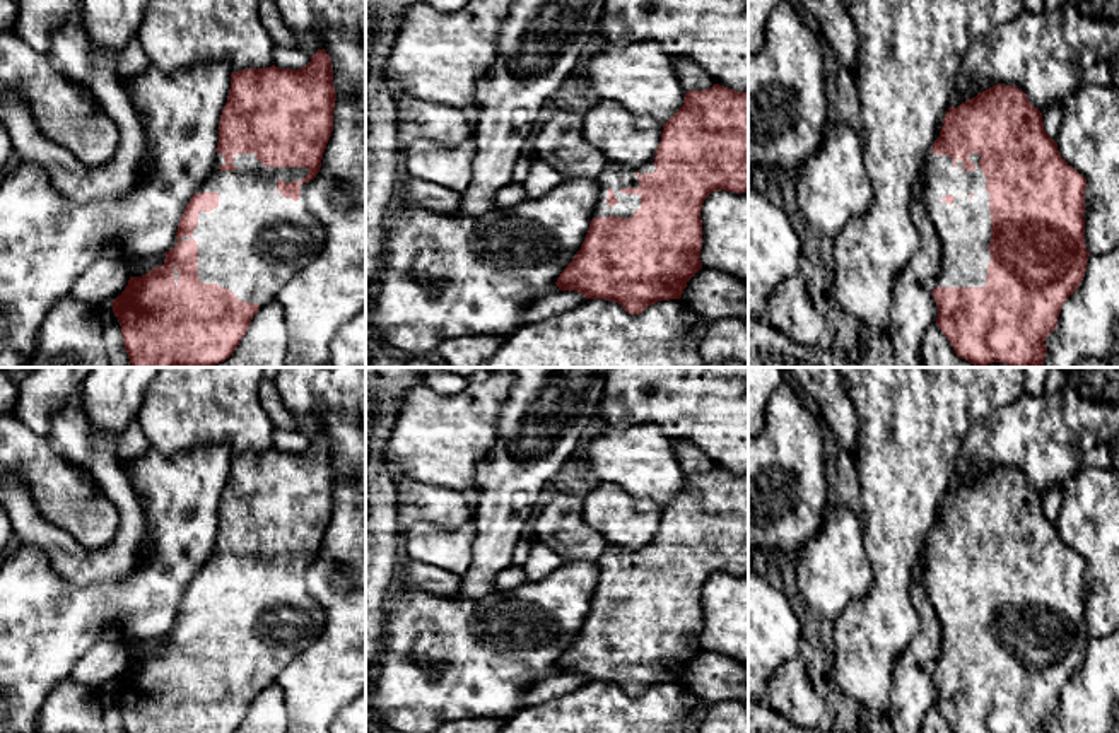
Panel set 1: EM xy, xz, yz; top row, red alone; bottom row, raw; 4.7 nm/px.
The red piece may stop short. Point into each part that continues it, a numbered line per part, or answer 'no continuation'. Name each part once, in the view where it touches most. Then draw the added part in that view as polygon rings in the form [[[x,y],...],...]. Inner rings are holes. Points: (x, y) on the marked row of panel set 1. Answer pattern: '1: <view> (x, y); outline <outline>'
1: yz (964, 228); outline [[[979,154],[969,155],[974,171],[964,171],[952,155],[926,155],[923,200],[940,239],[940,272],[928,282],[936,287],[984,287],[989,267],[991,210]]]

